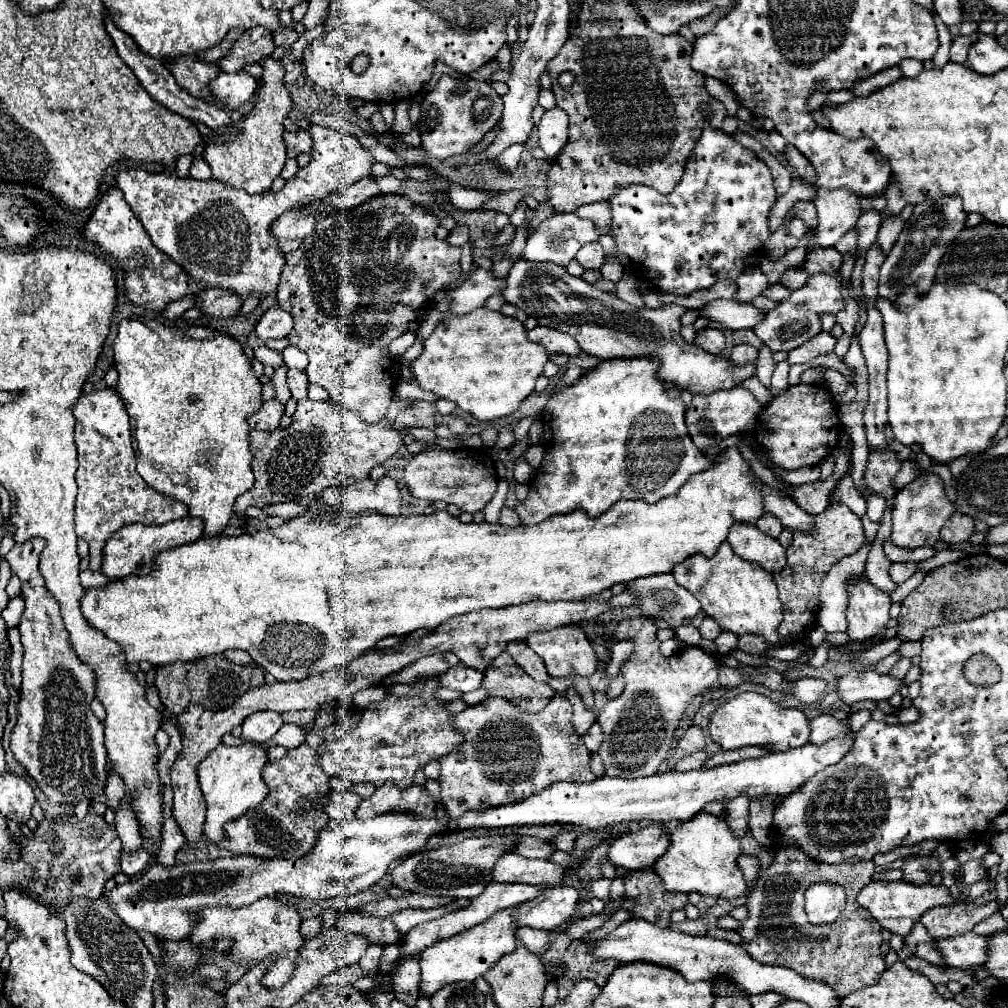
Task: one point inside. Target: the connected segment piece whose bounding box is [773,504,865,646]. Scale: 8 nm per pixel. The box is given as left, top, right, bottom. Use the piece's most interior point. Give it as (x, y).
(837, 532)

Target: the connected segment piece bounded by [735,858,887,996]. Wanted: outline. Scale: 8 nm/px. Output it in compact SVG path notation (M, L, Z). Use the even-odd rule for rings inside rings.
M807 858L807 862L787 862L787 864L773 862L755 882L751 894L747 896L745 906L749 910L749 918L745 920L743 928L735 930L745 940L739 946L753 960L771 966L775 964L787 966L809 980L831 986L839 996L847 996L855 990L875 984L883 974L883 970L887 968L881 954L883 936L879 922L869 916L869 920L865 918L847 920L837 926L813 926L805 916L801 900L809 884L837 882L845 888L847 904L857 904L855 898L859 890L873 880L871 878L873 872L875 866L871 860L843 862L843 864L825 864L813 858Z

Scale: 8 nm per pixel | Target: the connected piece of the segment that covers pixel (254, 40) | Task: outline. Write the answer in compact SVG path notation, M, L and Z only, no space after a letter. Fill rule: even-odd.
M255 26L247 32L243 32L231 46L229 56L223 56L217 60L217 66L221 72L237 72L245 64L255 64L263 58L267 58L275 50L273 46L273 36L261 28Z

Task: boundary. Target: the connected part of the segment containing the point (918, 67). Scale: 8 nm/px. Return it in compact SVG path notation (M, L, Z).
M907 58L899 66L901 66L901 70L903 70L905 76L917 76L919 72L923 72L923 62L915 60L915 58Z

